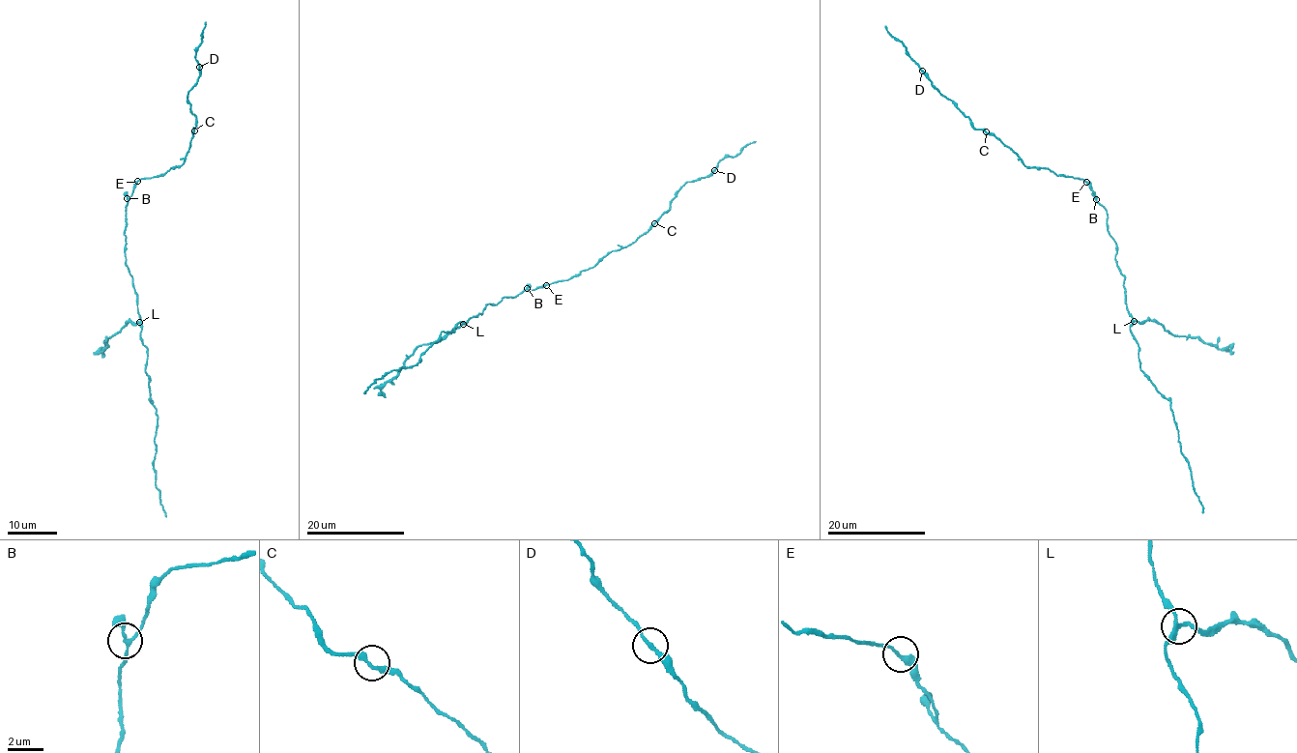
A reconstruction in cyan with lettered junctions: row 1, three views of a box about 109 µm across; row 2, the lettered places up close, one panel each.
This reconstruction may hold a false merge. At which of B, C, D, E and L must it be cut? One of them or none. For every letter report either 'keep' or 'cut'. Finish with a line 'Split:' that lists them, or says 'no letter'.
B: keep
C: keep
D: keep
E: keep
L: cut
Split: L

